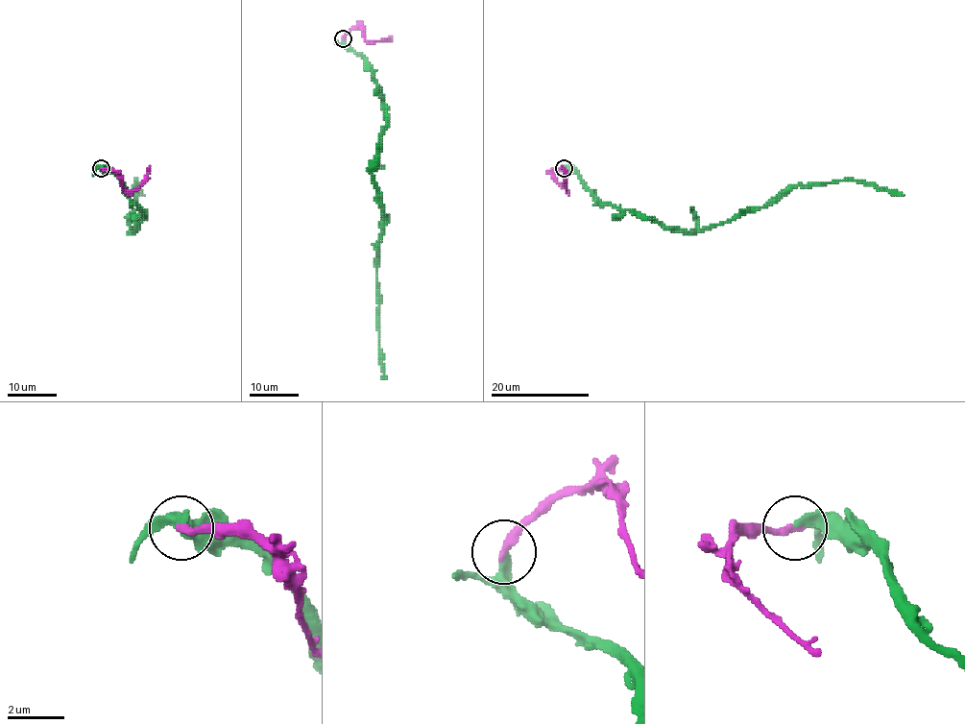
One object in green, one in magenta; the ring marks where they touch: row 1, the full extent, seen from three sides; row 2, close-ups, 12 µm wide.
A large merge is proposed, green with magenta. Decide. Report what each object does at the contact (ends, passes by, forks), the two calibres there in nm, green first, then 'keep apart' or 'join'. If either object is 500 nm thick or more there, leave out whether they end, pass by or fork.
green ends; magenta ends; calibres 240 and 280 nm; join

